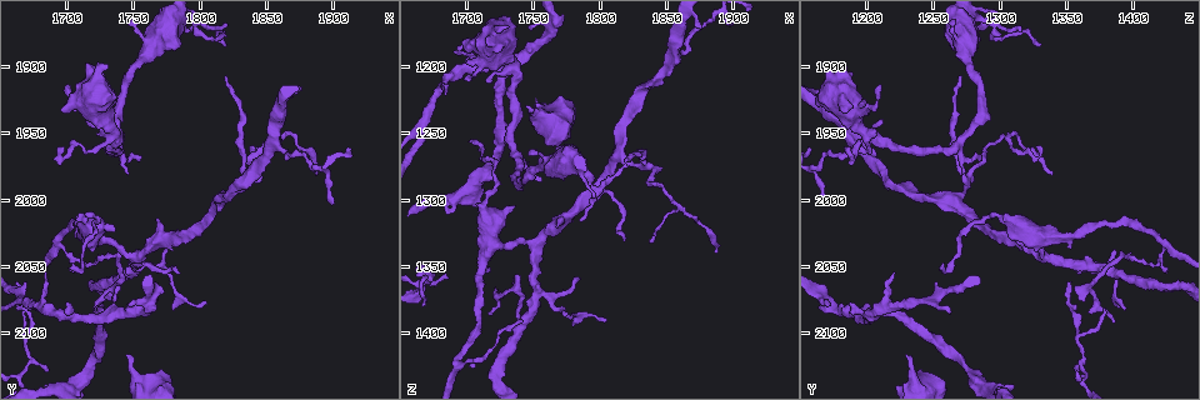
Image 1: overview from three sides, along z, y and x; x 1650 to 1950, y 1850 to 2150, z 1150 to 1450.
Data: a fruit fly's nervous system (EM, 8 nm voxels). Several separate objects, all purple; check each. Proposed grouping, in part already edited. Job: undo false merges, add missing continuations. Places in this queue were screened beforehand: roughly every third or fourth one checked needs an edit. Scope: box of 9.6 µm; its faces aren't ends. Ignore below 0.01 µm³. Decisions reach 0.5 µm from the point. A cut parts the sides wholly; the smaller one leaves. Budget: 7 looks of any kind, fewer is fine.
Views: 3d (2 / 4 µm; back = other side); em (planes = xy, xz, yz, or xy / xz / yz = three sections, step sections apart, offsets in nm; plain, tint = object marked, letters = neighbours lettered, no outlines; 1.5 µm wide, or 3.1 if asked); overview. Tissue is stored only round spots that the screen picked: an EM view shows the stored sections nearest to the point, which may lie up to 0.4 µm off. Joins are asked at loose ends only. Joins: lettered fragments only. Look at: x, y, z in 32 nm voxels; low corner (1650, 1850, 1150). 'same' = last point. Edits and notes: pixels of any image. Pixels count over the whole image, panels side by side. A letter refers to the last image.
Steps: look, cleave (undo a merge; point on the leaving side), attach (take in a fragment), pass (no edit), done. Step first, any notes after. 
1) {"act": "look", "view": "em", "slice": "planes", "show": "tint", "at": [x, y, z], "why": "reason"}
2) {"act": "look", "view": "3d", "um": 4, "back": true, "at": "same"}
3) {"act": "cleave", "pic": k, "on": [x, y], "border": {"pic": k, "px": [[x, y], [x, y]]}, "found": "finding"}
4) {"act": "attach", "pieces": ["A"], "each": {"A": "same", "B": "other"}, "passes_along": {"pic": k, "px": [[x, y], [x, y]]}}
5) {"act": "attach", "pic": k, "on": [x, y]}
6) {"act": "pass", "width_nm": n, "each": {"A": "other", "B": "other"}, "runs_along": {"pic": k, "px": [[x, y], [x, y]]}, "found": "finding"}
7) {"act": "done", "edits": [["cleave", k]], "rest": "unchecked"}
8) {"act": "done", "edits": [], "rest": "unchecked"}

{"act": "look", "view": "em", "slice": "planes", "show": "plain", "at": [1714, 1896, 1180], "why": "branch stops here"}

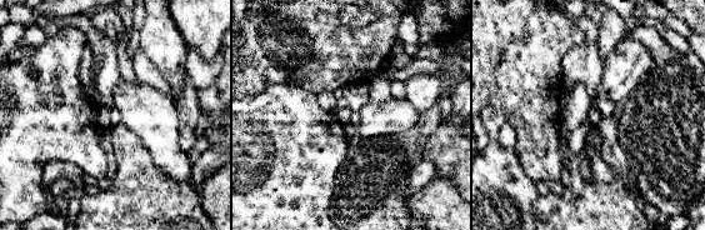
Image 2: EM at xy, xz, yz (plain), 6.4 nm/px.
{"act": "look", "view": "em", "slice": "planes", "show": "letters", "at": "same", "why": "see the neighbours"}

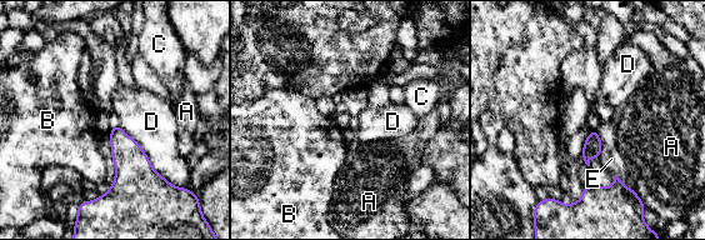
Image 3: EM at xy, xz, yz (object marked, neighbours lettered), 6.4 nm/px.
{"act": "pass", "each": {"A": "other", "B": "other", "C": "other", "D": "other", "E": "other"}, "border": {"pic": 3, "px": [[115, 123], [170, 183]]}, "found": "no lettered fragment goes on from it"}

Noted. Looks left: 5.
{"act": "look", "view": "em", "slice": "planes", "show": "letters", "at": [1874, 1918, 1172]}

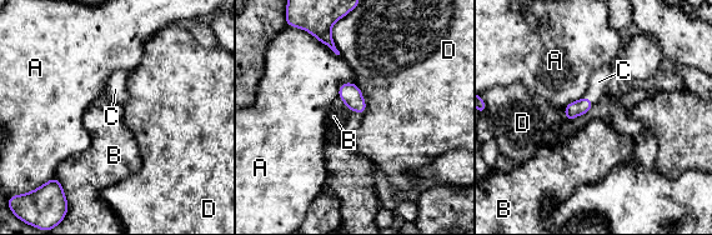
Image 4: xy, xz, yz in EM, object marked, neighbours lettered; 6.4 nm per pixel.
{"act": "attach", "pieces": ["C"], "longest_contact_nm": ["D", 200], "each": {"A": "other", "B": "other", "C": "same", "D": "other"}, "passes_along": {"pic": 4, "px": [[583, 105], [588, 99], [598, 81]]}, "found": "it goes on there"}

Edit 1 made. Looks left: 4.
{"act": "look", "view": "overview"}

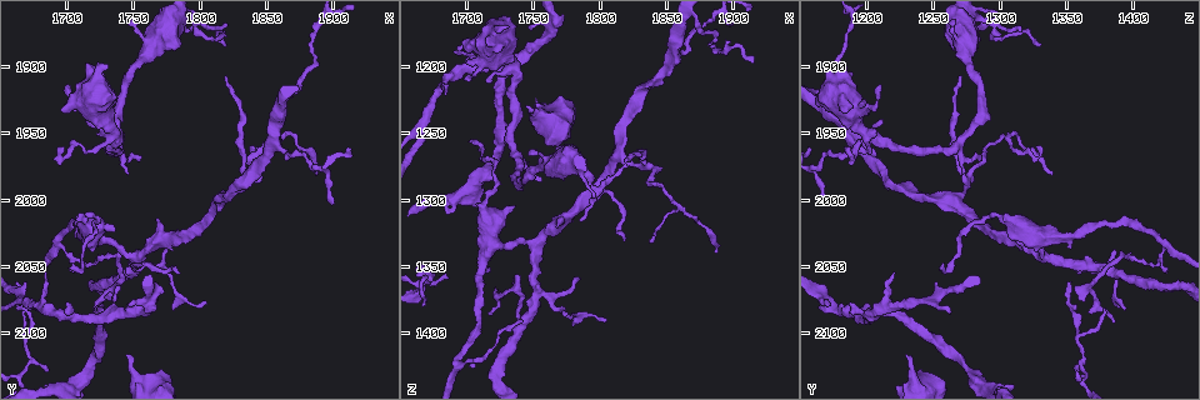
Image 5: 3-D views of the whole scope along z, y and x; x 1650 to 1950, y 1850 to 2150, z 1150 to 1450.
{"act": "look", "view": "em", "slice": "planes", "show": "tint", "at": [1750, 2044, 1332], "why": "three-way junction"}

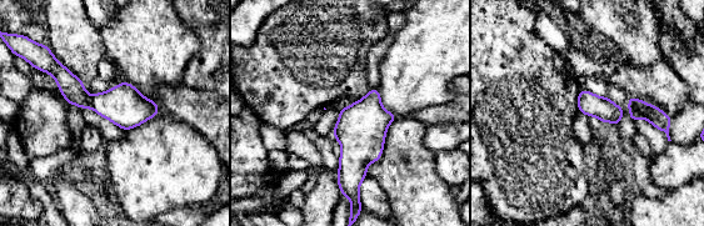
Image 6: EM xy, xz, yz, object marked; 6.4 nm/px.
{"act": "look", "view": "em", "slice": "planes", "show": "letters", "at": "same", "why": "what lies round it"}

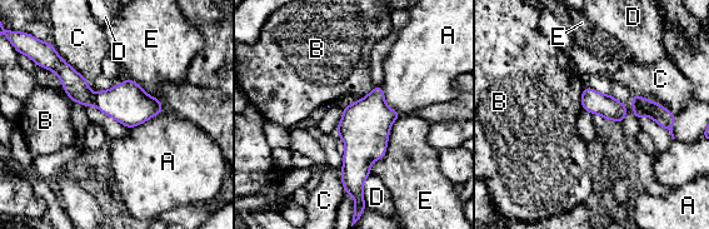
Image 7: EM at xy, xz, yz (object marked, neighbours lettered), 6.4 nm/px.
{"act": "cleave", "pic": 7, "on": [76, 86], "width_nm": 150, "each": {"A": "other", "B": "other", "C": "other", "D": "other", "E": "other"}, "found": "a second neuron is stuck on"}

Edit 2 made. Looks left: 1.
{"act": "done", "edits": [["attach", 4], ["cleave", 7]], "rest": "unchecked"}

